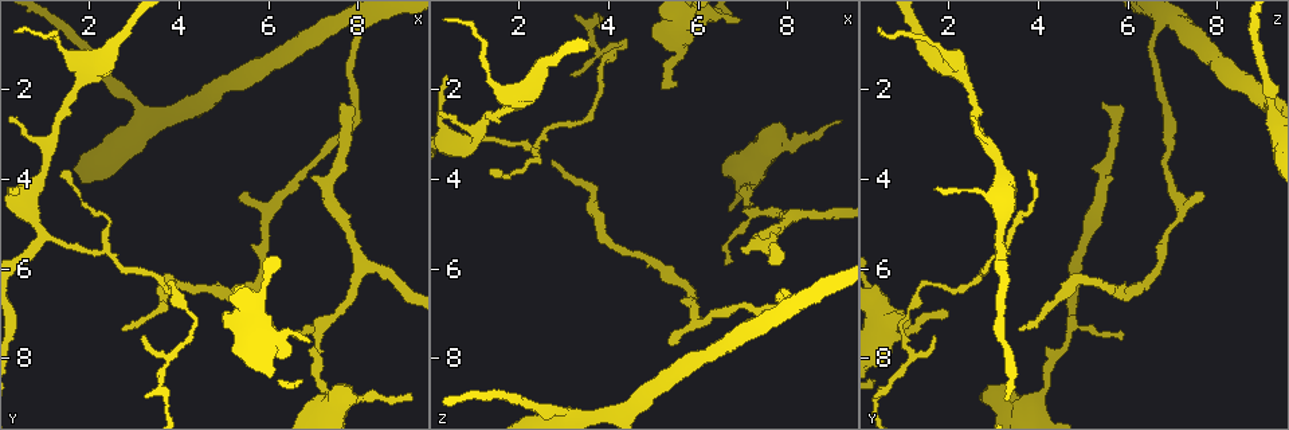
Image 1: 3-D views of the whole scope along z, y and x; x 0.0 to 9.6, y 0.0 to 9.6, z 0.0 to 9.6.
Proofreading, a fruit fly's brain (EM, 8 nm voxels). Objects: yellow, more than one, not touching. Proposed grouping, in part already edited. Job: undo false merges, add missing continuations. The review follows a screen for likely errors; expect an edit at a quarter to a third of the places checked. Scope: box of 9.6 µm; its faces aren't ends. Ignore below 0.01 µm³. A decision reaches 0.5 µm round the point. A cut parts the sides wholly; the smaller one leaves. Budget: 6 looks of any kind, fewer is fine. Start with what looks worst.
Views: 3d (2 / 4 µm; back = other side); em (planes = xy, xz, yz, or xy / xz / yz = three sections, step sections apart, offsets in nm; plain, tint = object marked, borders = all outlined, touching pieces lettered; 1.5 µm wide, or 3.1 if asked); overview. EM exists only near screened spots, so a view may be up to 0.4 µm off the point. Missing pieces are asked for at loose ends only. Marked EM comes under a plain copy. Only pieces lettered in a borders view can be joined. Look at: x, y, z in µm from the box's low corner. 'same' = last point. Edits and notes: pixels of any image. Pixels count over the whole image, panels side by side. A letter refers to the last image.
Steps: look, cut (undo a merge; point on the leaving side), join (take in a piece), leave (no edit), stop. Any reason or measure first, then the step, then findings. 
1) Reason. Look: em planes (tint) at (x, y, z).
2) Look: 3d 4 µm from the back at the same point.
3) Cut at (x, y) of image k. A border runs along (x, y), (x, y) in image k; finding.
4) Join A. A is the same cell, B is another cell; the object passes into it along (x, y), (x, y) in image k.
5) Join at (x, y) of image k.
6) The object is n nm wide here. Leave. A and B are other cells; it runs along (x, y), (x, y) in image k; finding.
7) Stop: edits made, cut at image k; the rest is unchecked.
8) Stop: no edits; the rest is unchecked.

Free end. Look: 3d 4 µm at (5.45, 6.90, 1.95).

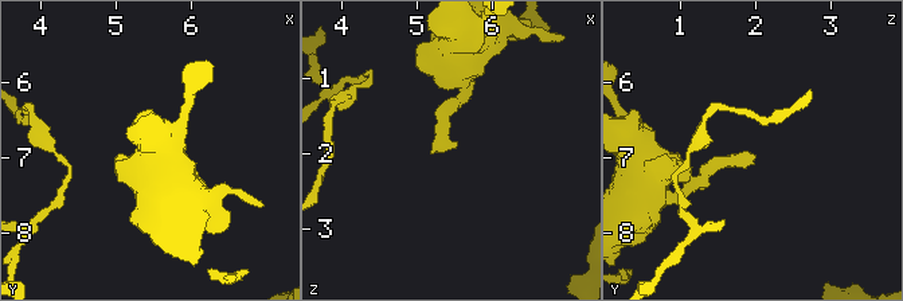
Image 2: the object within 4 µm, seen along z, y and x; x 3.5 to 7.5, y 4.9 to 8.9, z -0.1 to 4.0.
Look: em planes (borders) at (5.55, 6.95, 1.95).

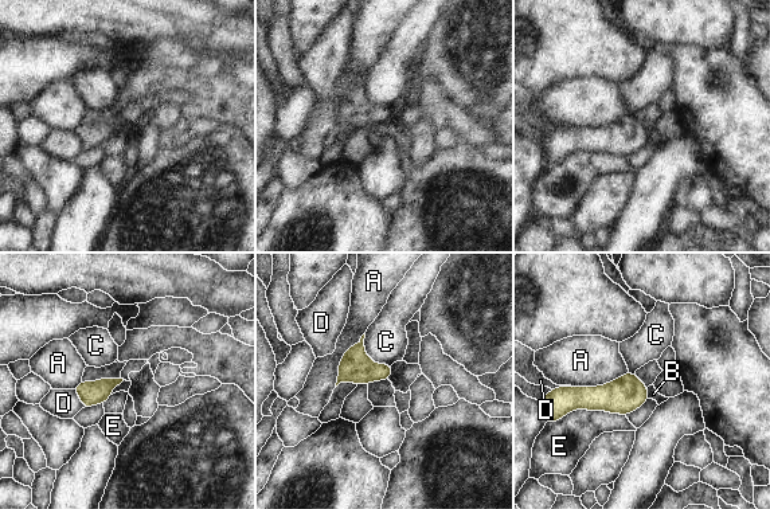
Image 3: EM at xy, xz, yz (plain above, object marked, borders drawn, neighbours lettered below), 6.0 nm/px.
Leave. A, B, C, D and E are other cells; a border runs along (364, 333), (364, 352), (390, 365) in image 3; no lettered piece goes on from it.

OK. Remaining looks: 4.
An open end. Look: em xz step 4 (borders) at (6.60, 7.50, 5.90).

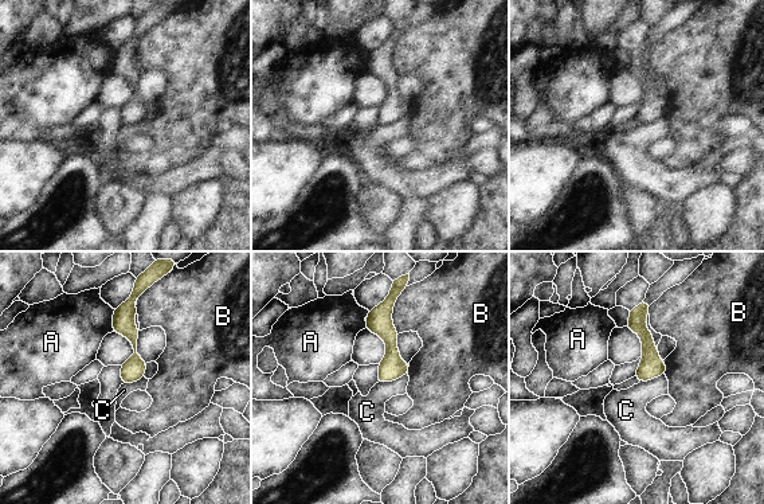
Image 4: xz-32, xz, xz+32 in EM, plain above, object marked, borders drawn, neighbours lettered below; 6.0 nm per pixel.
Look: em planes (borders) at the same point.

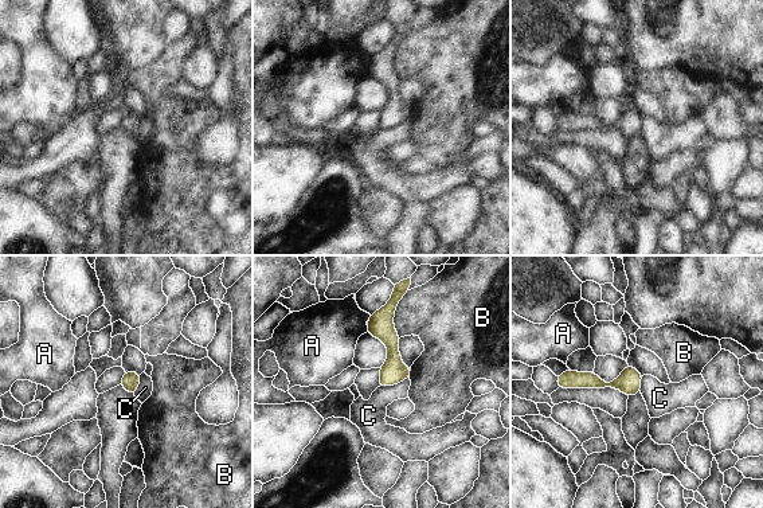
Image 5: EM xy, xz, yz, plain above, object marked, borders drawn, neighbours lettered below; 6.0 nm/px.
The longest contact is with B, 260 nm. Leave. A, B and C are other cells; none of them fits.

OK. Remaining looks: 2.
A fork. Look: em yz step 4 (borders) at (6.15, 4.55, 7.20).

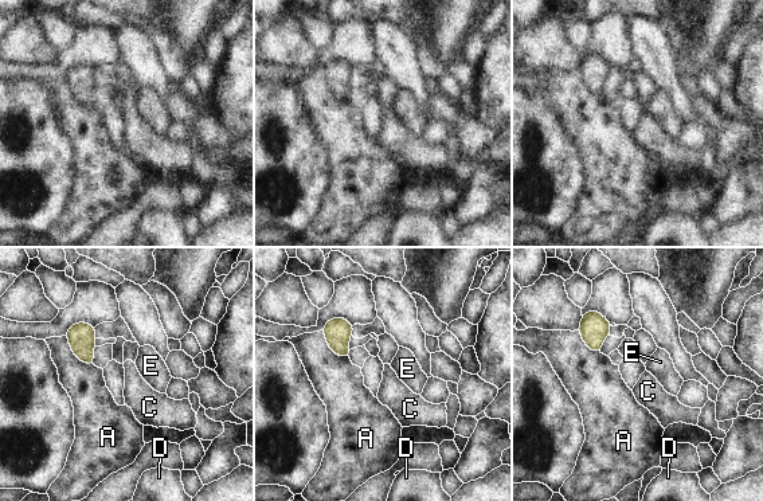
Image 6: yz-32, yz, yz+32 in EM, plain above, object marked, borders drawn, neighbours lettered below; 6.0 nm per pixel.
Leave. A, C, D and E are other cells; a border runs along (66, 335), (70, 349), (93, 366) in image 6; all the same neuron.

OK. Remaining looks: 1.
Stop: no edits; the rest is unchecked.

